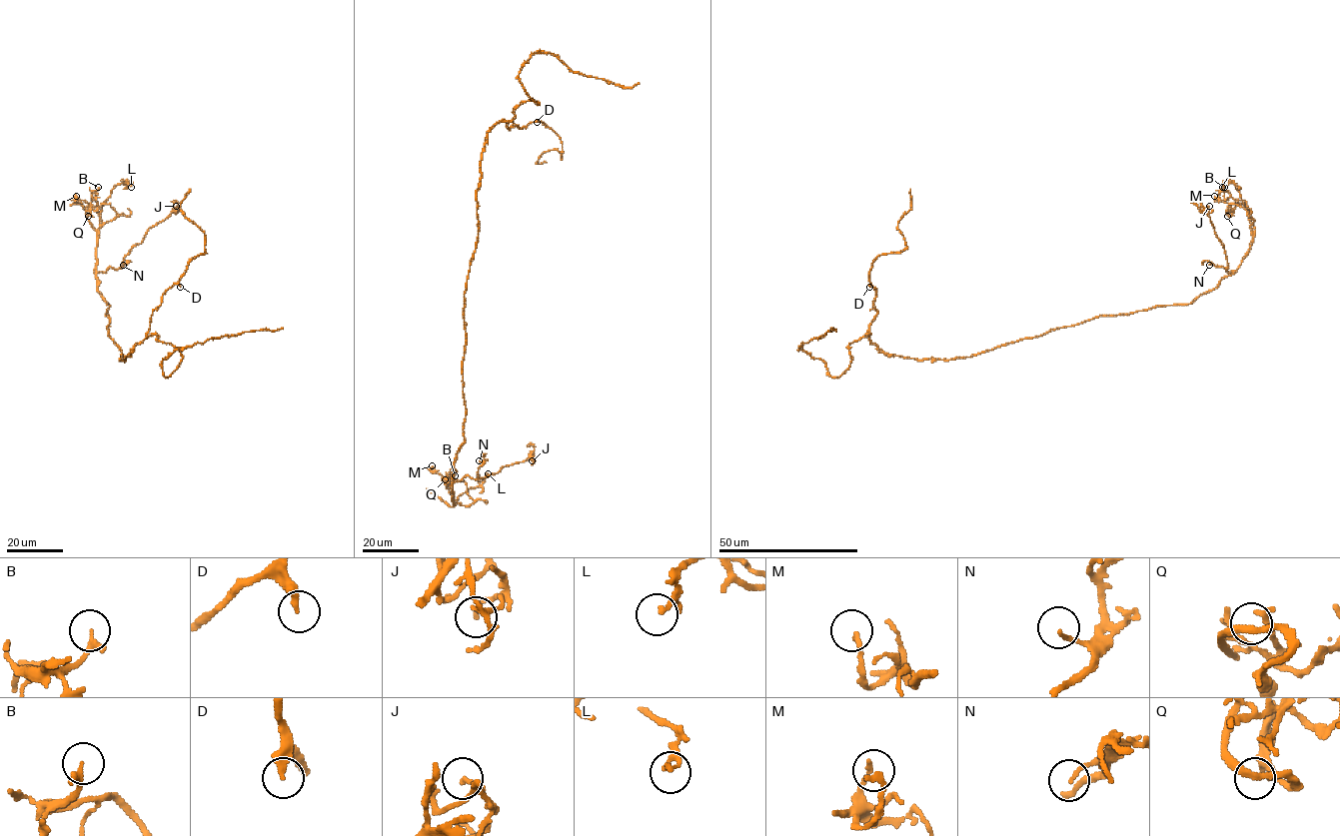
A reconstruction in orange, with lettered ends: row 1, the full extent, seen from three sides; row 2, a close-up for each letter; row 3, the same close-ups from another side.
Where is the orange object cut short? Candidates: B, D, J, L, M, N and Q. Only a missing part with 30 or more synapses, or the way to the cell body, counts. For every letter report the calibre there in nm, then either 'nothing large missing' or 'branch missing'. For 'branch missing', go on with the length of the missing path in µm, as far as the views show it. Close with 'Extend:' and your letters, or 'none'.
B: calibre 200 nm; nothing large missing
D: calibre 280 nm; nothing large missing
J: calibre 120 nm; nothing large missing
L: calibre 130 nm; nothing large missing
M: calibre 200 nm; nothing large missing
N: calibre 130 nm; nothing large missing
Q: calibre 240 nm; nothing large missing
Extend: none

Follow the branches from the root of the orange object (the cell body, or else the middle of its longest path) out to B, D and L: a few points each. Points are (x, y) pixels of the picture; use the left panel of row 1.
B: (119, 349), (108, 336), (109, 306), (96, 280), (100, 217), (90, 192), (98, 187)
D: (119, 349), (120, 360), (124, 360), (145, 338), (162, 296), (177, 283), (180, 287)
L: (119, 349), (108, 336), (109, 306), (98, 291), (96, 250), (104, 202), (115, 186), (130, 181), (131, 187)

